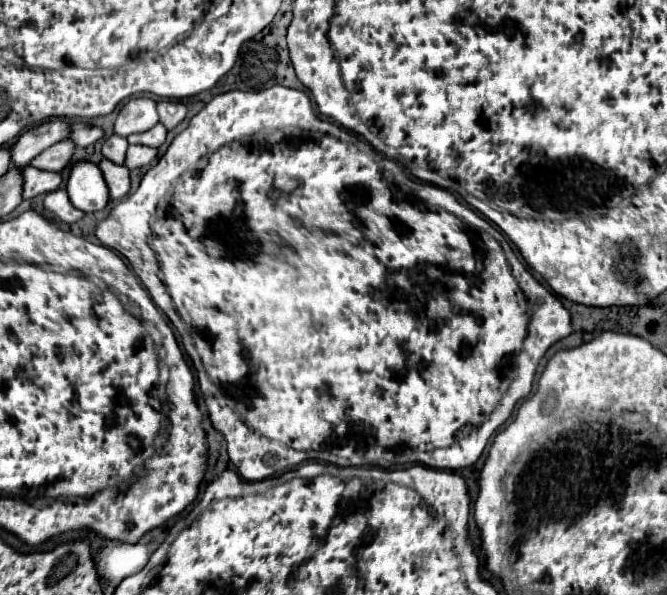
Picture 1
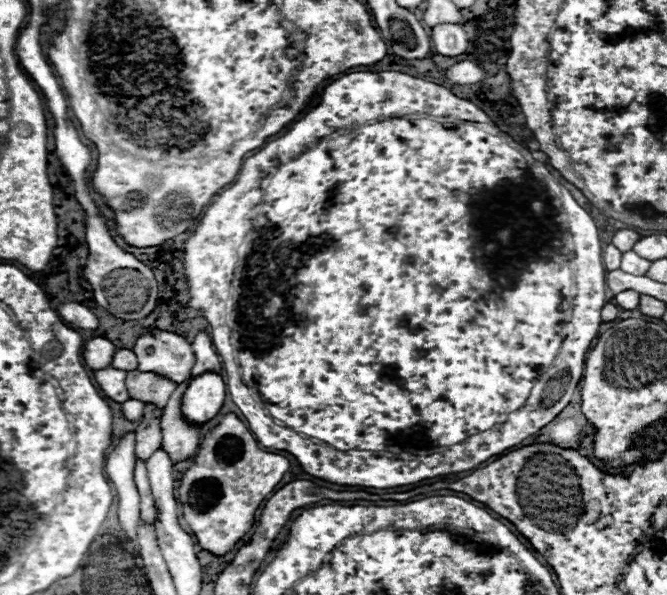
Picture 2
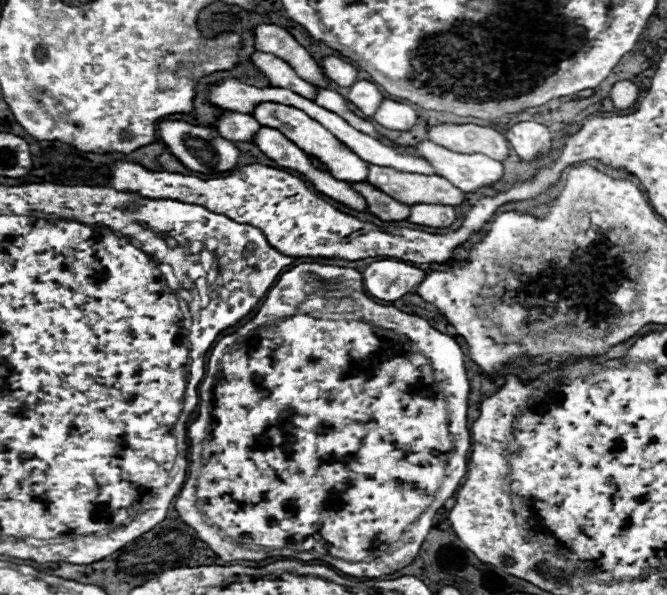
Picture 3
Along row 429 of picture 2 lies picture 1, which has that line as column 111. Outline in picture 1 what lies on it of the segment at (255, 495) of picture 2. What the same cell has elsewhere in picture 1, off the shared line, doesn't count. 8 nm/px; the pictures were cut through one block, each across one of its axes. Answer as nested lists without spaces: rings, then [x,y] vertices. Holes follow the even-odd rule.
[[[272,84],[272,86],[268,86],[268,88],[258,88],[258,90],[254,90],[254,88],[250,88],[250,90],[236,89],[214,96],[214,98],[212,98],[212,100],[210,100],[210,102],[208,102],[208,104],[206,104],[206,106],[204,106],[204,108],[190,120],[190,126],[188,126],[186,130],[182,130],[182,132],[174,138],[174,142],[168,146],[168,150],[166,150],[164,156],[158,160],[158,164],[152,166],[152,168],[144,174],[144,178],[142,178],[142,182],[140,182],[140,188],[138,188],[130,198],[124,198],[124,202],[116,204],[116,206],[112,208],[110,216],[108,216],[104,222],[100,222],[100,224],[96,226],[96,230],[94,230],[96,238],[98,238],[104,246],[112,248],[114,252],[118,252],[118,254],[122,254],[122,256],[126,258],[126,262],[132,266],[132,270],[140,276],[140,280],[142,280],[144,286],[148,288],[148,292],[150,292],[152,300],[156,302],[156,306],[158,306],[160,310],[164,310],[164,314],[170,318],[170,322],[172,322],[174,328],[178,330],[178,334],[180,334],[180,338],[182,338],[182,342],[184,342],[184,348],[186,348],[186,352],[188,352],[188,356],[192,358],[192,364],[194,364],[194,368],[196,368],[198,384],[200,384],[200,392],[204,394],[204,400],[206,400],[206,404],[208,404],[210,420],[212,420],[214,428],[220,430],[220,432],[224,434],[226,444],[228,444],[228,456],[230,456],[232,464],[238,468],[238,474],[240,474],[244,480],[250,480],[250,482],[252,482],[252,480],[254,480],[254,482],[256,482],[256,480],[264,480],[264,478],[276,476],[276,474],[280,474],[280,472],[284,472],[284,470],[290,470],[290,468],[294,468],[294,466],[298,466],[298,464],[302,464],[302,462],[306,462],[306,460],[320,460],[341,467],[378,466],[382,468],[390,468],[391,466],[401,466],[407,468],[415,464],[422,464],[424,466],[430,466],[430,468],[450,468],[450,470],[466,468],[466,466],[474,464],[474,462],[480,458],[480,454],[482,454],[486,442],[488,442],[490,436],[492,436],[492,434],[494,434],[494,432],[496,432],[496,430],[510,418],[510,414],[512,414],[516,402],[522,400],[522,398],[526,398],[526,396],[530,394],[530,390],[532,390],[532,382],[534,382],[534,374],[536,374],[536,368],[538,368],[542,356],[546,354],[546,350],[548,350],[554,342],[558,342],[558,340],[562,340],[562,338],[566,338],[568,334],[572,333],[570,312],[563,306],[562,302],[560,302],[560,298],[558,298],[556,294],[552,294],[550,290],[546,290],[546,288],[544,288],[544,286],[542,286],[542,284],[528,272],[528,268],[526,268],[522,262],[516,262],[518,256],[514,254],[510,242],[504,238],[502,232],[498,232],[490,222],[486,222],[482,216],[478,216],[472,208],[468,208],[466,204],[462,204],[462,202],[456,198],[456,195],[449,190],[440,190],[438,186],[418,182],[418,194],[420,194],[420,198],[416,198],[416,182],[414,182],[412,178],[408,178],[408,176],[406,176],[406,174],[404,174],[392,160],[382,158],[378,152],[374,152],[374,148],[372,148],[368,142],[360,140],[358,136],[350,134],[348,130],[342,130],[340,126],[334,124],[332,119],[322,117],[317,105],[312,99],[312,94],[305,86],[304,90],[300,90],[300,88],[286,88],[284,84]],[[326,120],[332,122],[326,122]],[[320,132],[324,132],[324,134],[320,134]],[[234,140],[236,140],[236,142],[234,142]],[[212,152],[216,152],[216,154],[212,154]],[[258,152],[260,152],[260,154],[258,154]],[[182,189],[184,192],[182,192]],[[422,198],[424,198],[424,200],[422,200]],[[428,204],[432,204],[432,206],[428,206]],[[438,206],[444,208],[444,210],[440,210]],[[446,210],[448,210],[450,214],[448,214]],[[348,212],[352,212],[352,214],[348,214]],[[454,214],[456,214],[458,218],[456,218]],[[154,215],[156,215],[156,220],[154,220],[152,230],[150,230],[150,222],[148,222],[148,220],[152,220],[152,216]],[[294,218],[296,218],[296,222],[294,222]],[[460,220],[462,220],[462,222],[460,222]],[[464,222],[468,222],[468,226],[476,226],[476,230],[468,228]],[[484,230],[488,230],[488,232],[484,232]],[[490,234],[492,234],[494,238],[492,238]],[[150,236],[152,236],[152,240],[150,240],[150,246],[152,246],[152,248],[148,246],[148,238],[150,238]],[[496,240],[498,240],[500,244],[498,244]],[[502,246],[504,246],[504,250],[502,250]],[[152,250],[158,254],[158,262],[160,262],[160,264],[156,262],[156,254],[152,254]],[[504,252],[508,254],[508,260],[506,260]],[[508,262],[510,262],[510,264],[508,264]],[[160,268],[162,268],[162,276],[164,276],[162,280],[164,280],[166,286],[162,284],[162,280],[160,280],[160,276],[158,276]],[[514,278],[516,278],[516,280],[514,280]],[[166,288],[168,288],[168,290],[166,290]],[[168,292],[170,292],[170,294],[168,294]],[[524,294],[526,294],[526,298],[524,298]],[[170,296],[172,296],[172,298],[170,298]],[[172,300],[174,300],[174,302],[172,302]],[[174,304],[176,304],[178,312],[176,312]],[[178,314],[180,314],[180,316],[178,316]],[[182,320],[184,320],[184,322],[182,322]],[[184,324],[186,324],[188,328],[186,328]],[[188,330],[190,330],[194,342],[192,342]],[[194,344],[196,344],[196,346],[194,346]],[[196,348],[198,348],[198,350],[196,350]],[[198,352],[200,352],[200,354],[198,354]],[[200,356],[202,356],[202,360],[200,360]],[[202,362],[204,362],[204,366],[202,366]],[[204,368],[206,368],[206,370],[204,370]],[[206,372],[208,372],[208,374],[206,374]],[[208,376],[210,376],[212,382],[216,382],[216,384],[212,384]],[[492,382],[498,382],[498,384],[496,384],[494,388],[490,388]],[[508,386],[510,386],[510,388],[508,388]],[[222,390],[224,390],[224,392],[222,392]],[[224,394],[230,398],[230,402],[228,402],[228,398],[224,398]],[[232,406],[234,406],[236,410],[232,410]],[[495,408],[496,410],[494,410]],[[240,414],[242,414],[242,418],[240,417]],[[246,422],[248,422],[248,424],[246,424]],[[480,422],[482,422],[482,424],[480,424]],[[250,426],[252,426],[254,430],[252,430]],[[476,426],[480,426],[480,428],[474,430]],[[470,430],[472,430],[472,434],[468,434]],[[258,432],[260,432],[260,434],[258,434]],[[466,434],[468,434],[468,438],[460,438],[460,436],[466,436]],[[456,436],[460,438],[460,442],[454,442]],[[282,442],[288,442],[288,446],[282,444]],[[452,442],[454,442],[454,444],[452,444]],[[450,444],[452,444],[452,446],[450,446]],[[290,446],[294,446],[296,450],[290,448]],[[440,446],[446,446],[446,448],[440,448]],[[436,448],[440,448],[440,450],[436,450]],[[412,450],[416,450],[416,452],[412,452]],[[418,450],[430,450],[430,452],[418,452]]]

